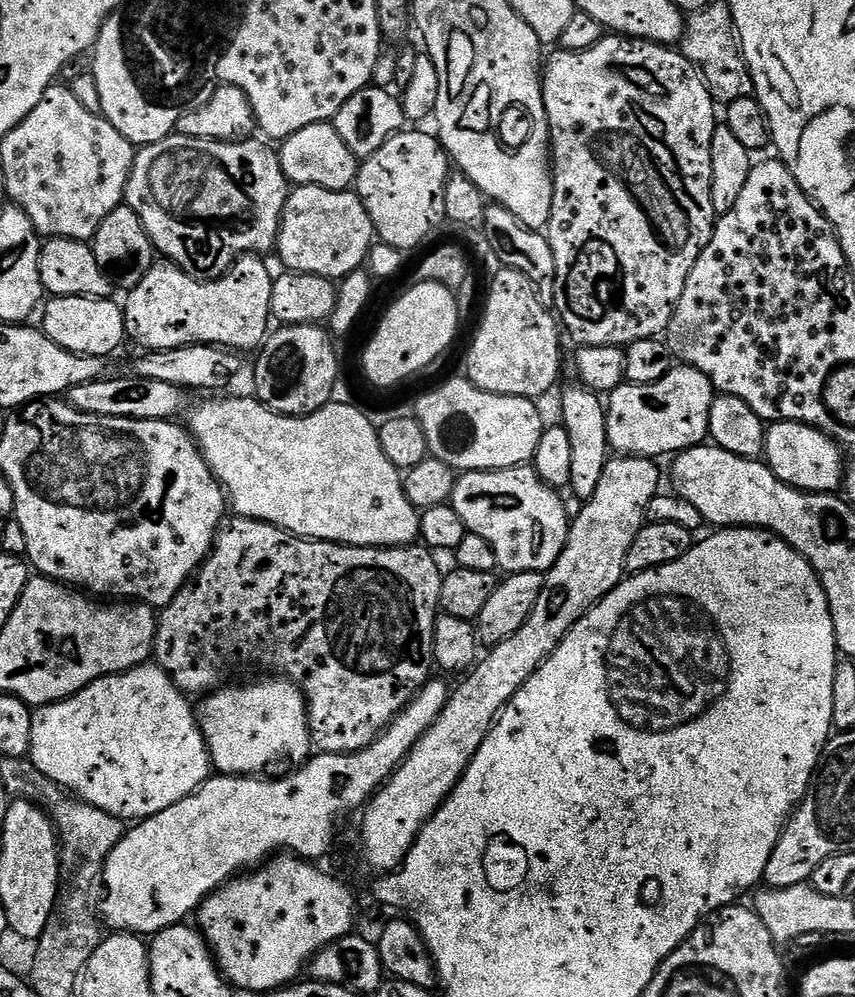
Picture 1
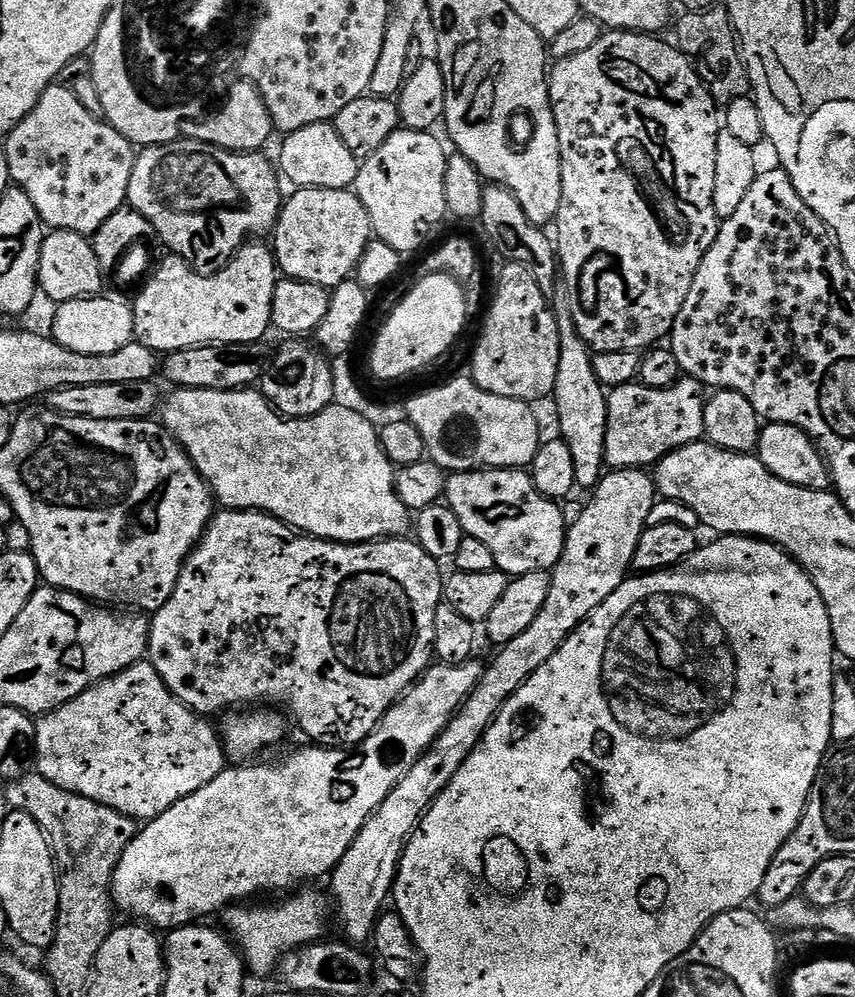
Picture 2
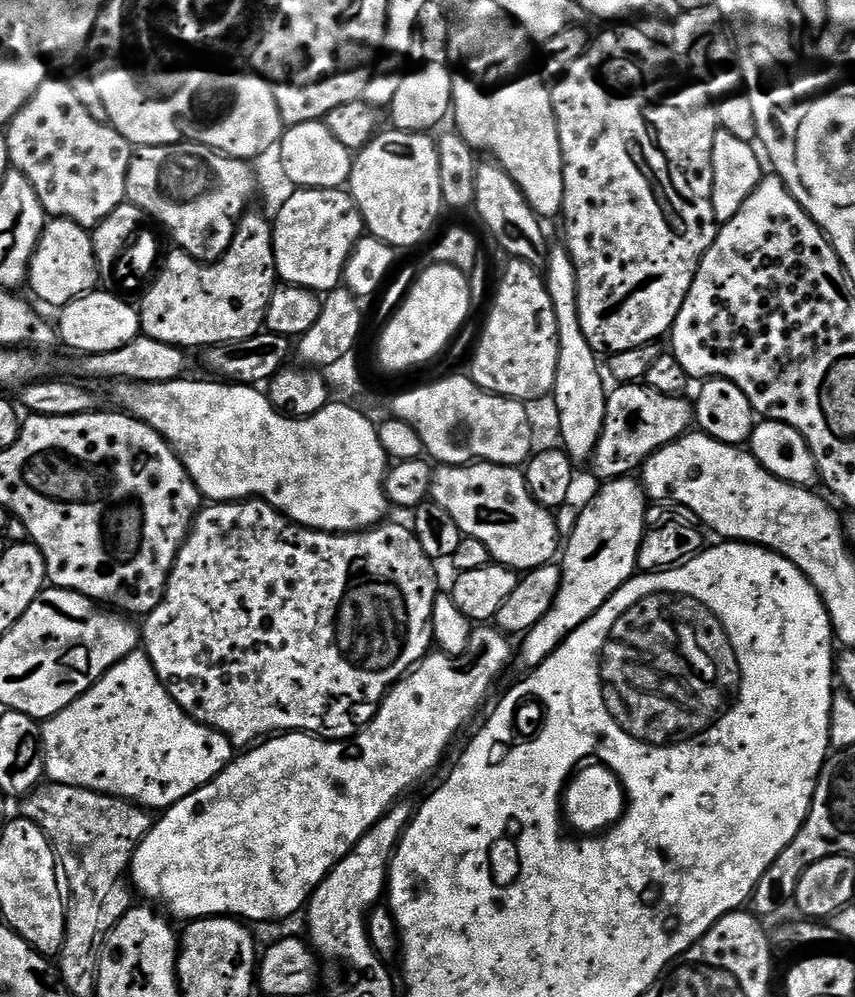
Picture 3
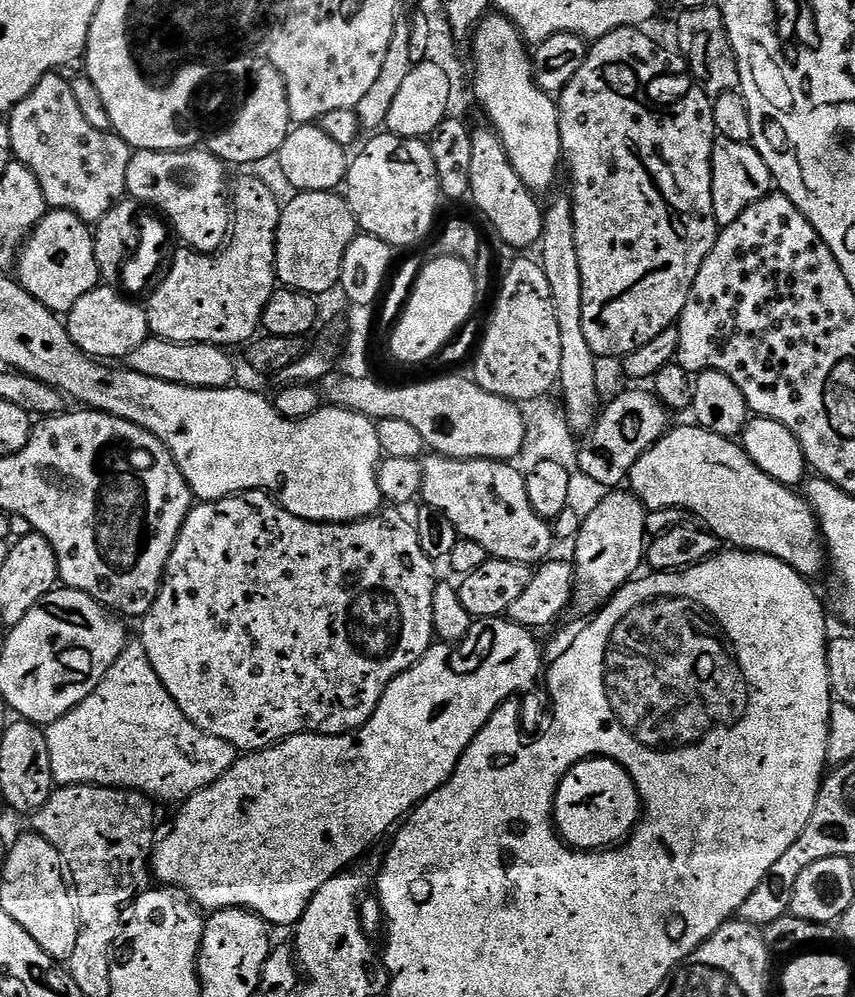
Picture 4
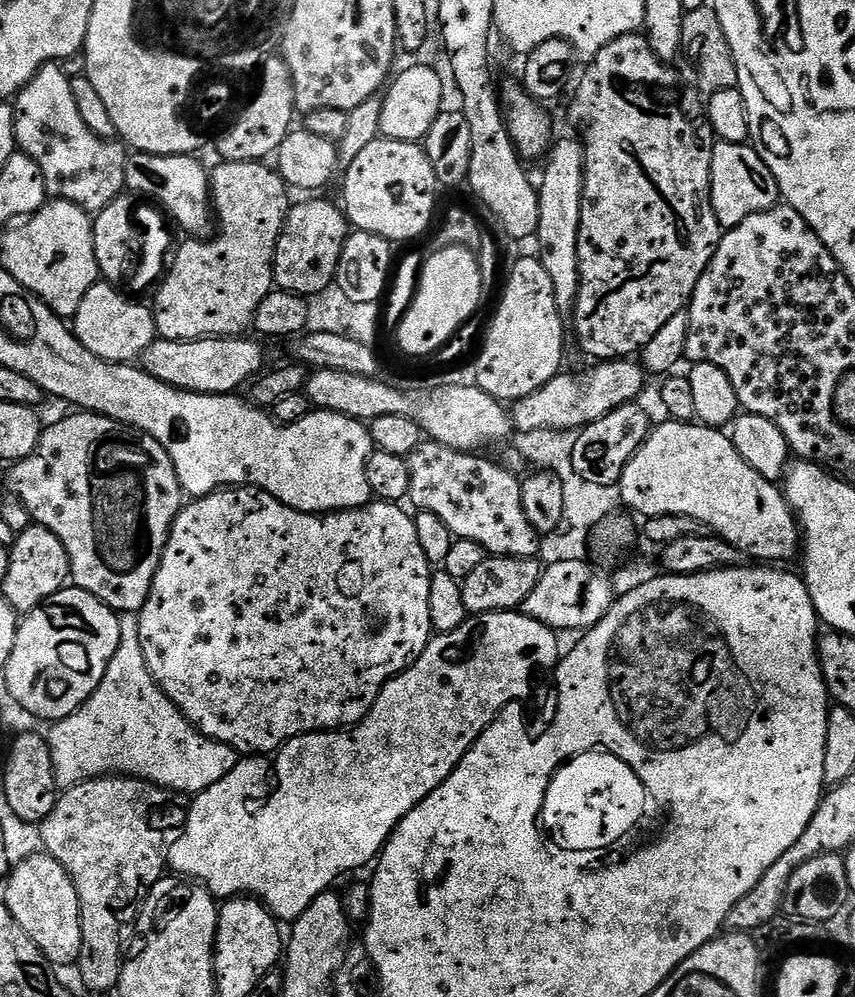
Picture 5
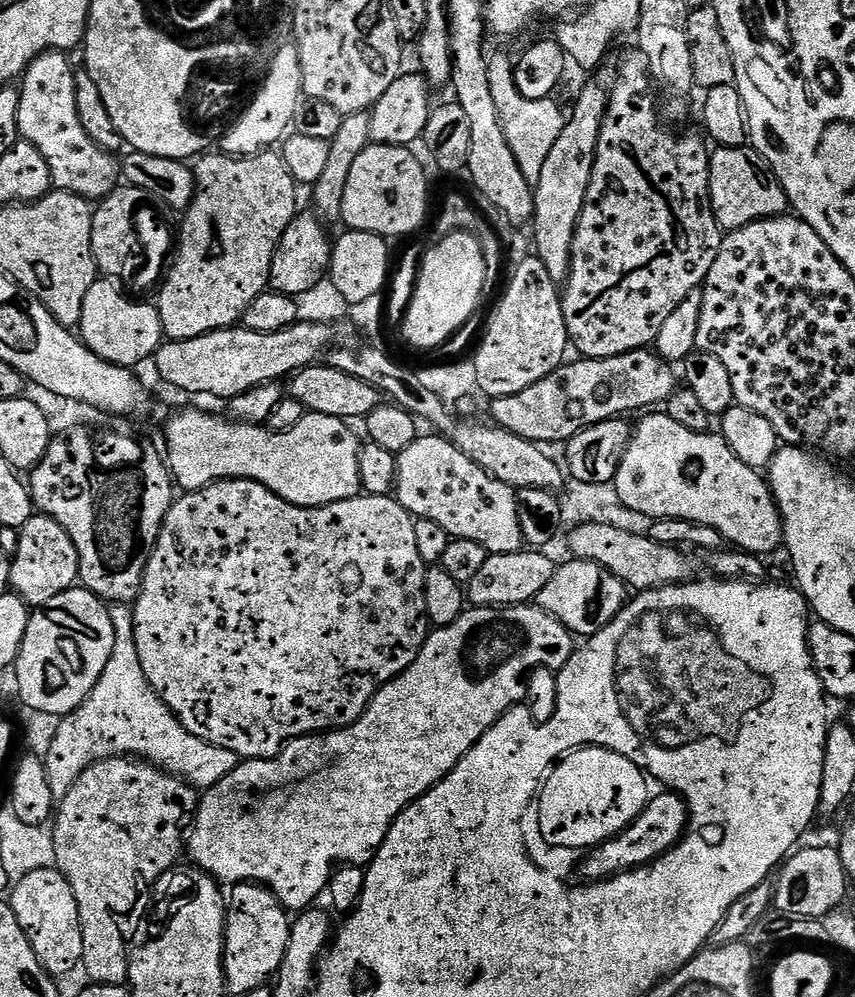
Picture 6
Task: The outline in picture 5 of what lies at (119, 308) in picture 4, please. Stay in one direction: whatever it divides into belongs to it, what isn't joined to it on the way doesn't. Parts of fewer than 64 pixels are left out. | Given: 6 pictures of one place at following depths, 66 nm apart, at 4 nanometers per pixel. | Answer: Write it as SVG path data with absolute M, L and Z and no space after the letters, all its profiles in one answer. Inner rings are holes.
M98 282L82 298L82 306L78 306L74 317L74 331L90 354L98 354L98 358L115 364L135 361L157 339L152 308L116 291L107 282Z

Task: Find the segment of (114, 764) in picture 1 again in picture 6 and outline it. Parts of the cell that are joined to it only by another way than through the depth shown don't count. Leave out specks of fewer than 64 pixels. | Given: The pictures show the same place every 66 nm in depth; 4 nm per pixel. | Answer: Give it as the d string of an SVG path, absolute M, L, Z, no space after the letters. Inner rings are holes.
M113 604L110 611L114 622L114 650L106 662L106 670L102 670L102 678L87 699L69 716L63 717L50 752L43 759L50 790L56 798L64 797L91 764L111 760L113 756L143 758L197 790L213 788L235 770L238 757L230 750L215 748L210 742L190 734L172 715L150 686L140 665L132 608L127 604Z

